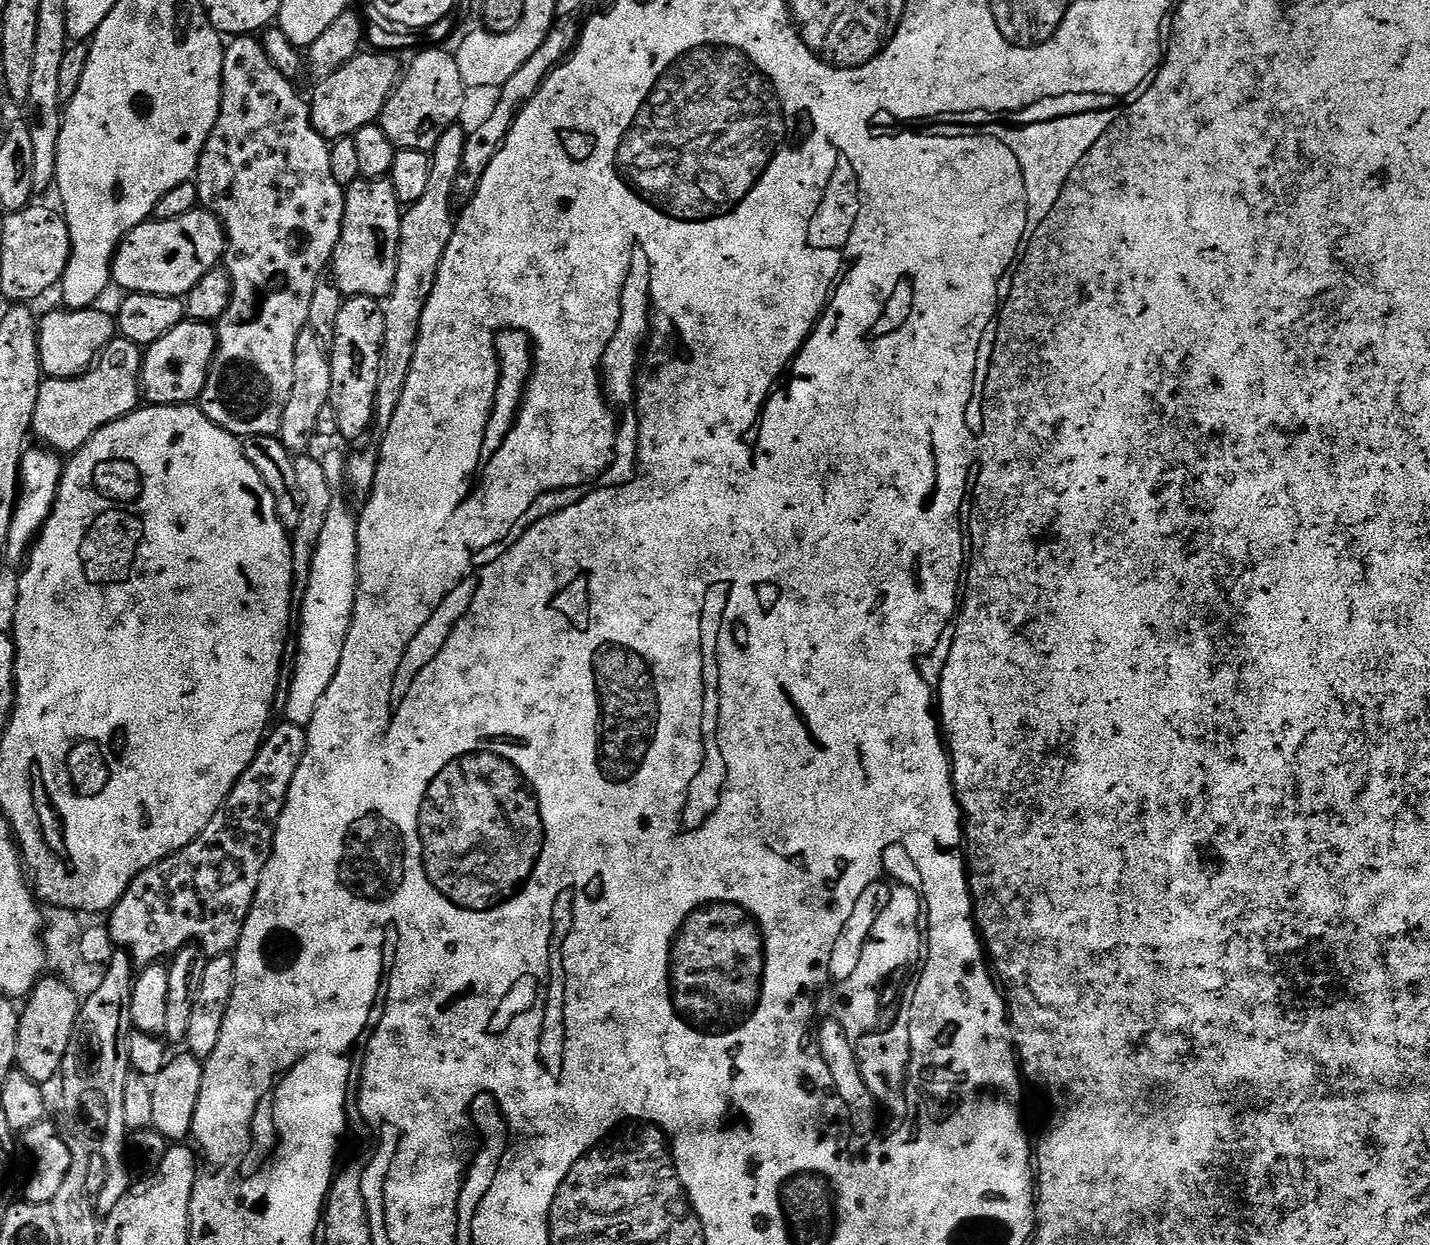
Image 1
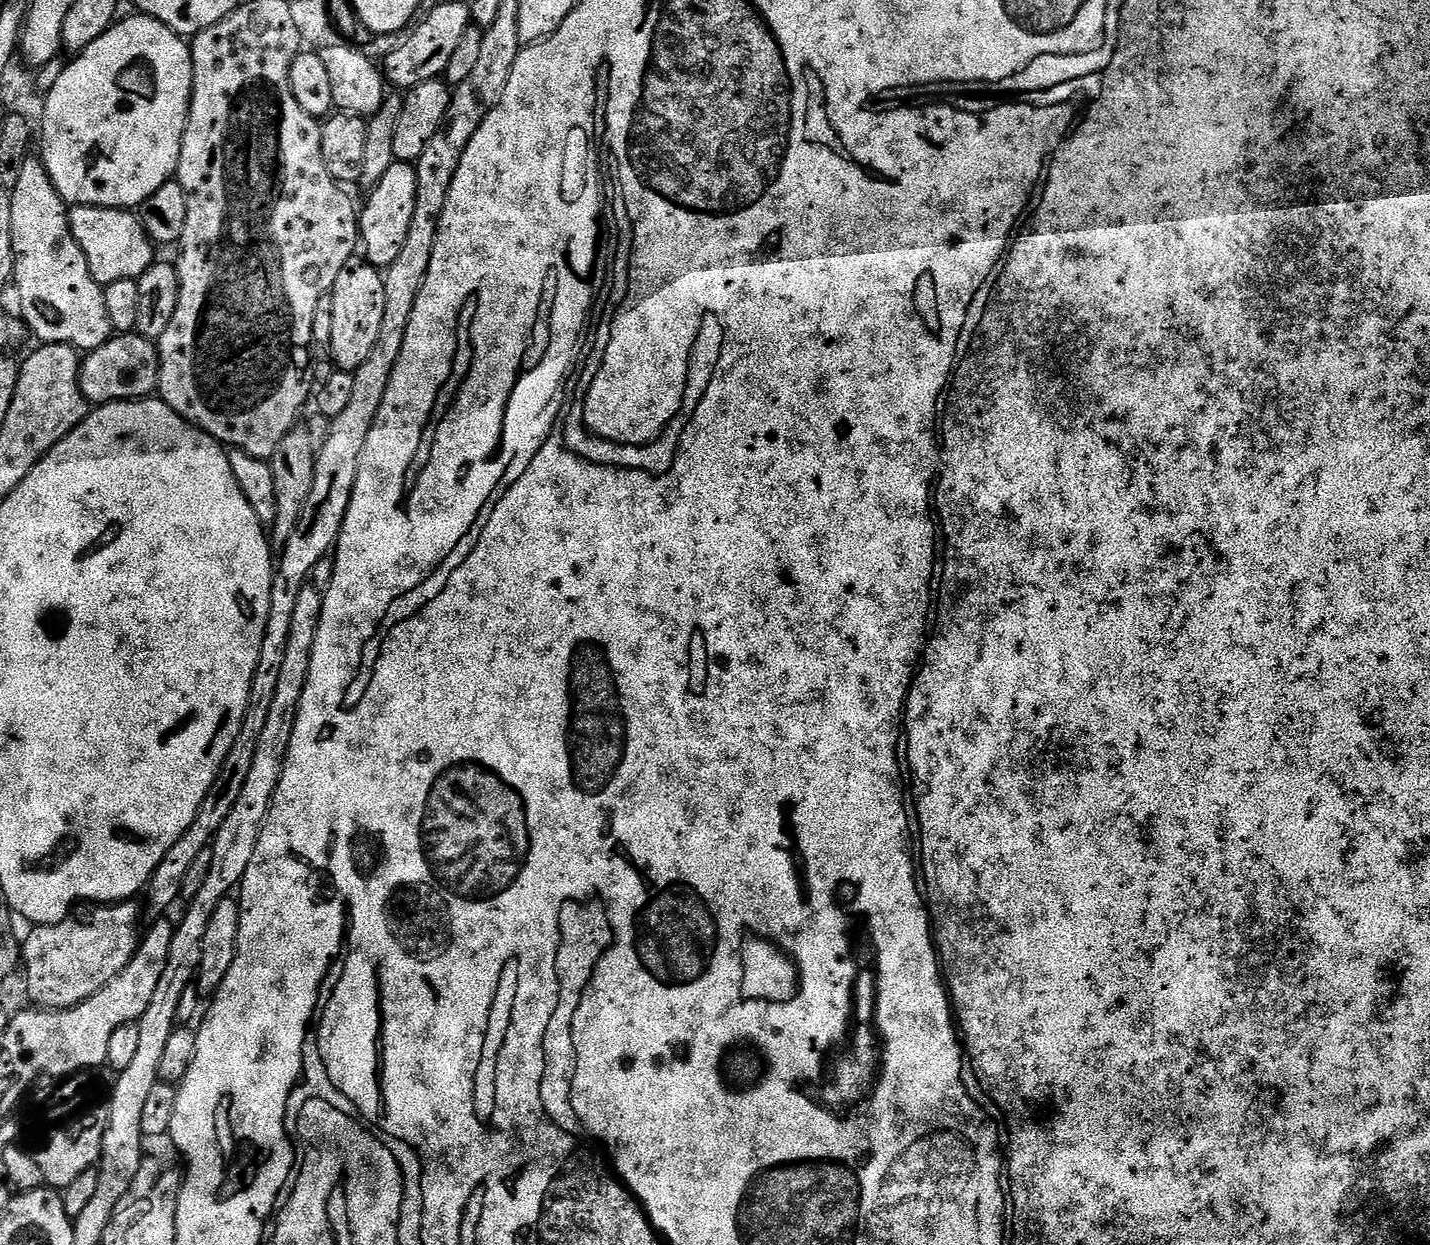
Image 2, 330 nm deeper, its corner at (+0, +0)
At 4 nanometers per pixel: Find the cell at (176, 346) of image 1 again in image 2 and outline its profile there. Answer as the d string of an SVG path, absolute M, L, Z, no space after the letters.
M116 334L101 348L91 349L80 365L80 389L93 405L118 400L143 400L157 391L160 383L160 350L147 336Z

